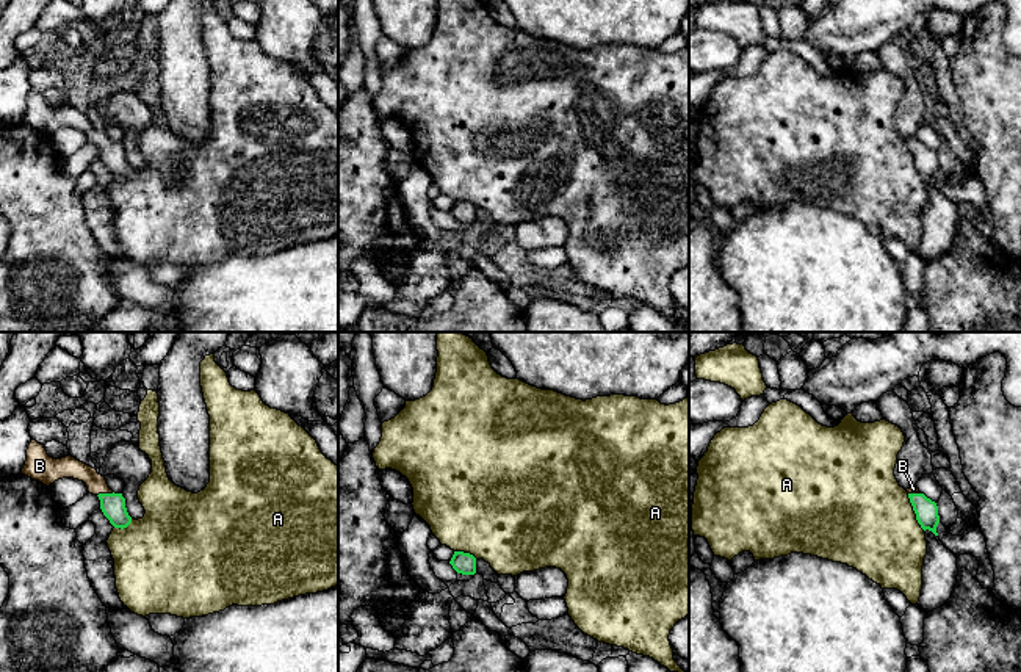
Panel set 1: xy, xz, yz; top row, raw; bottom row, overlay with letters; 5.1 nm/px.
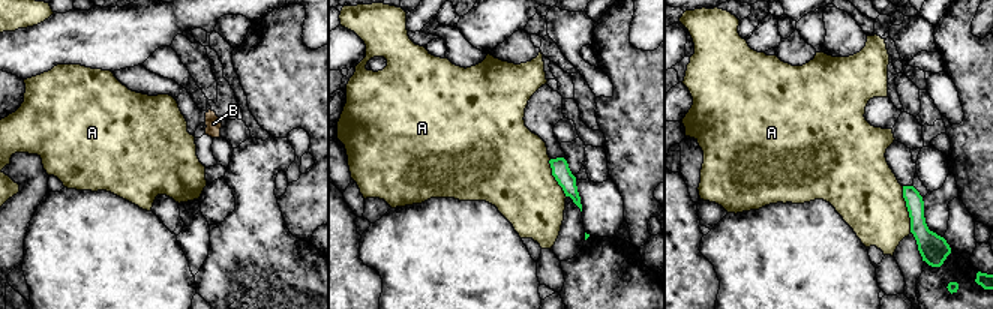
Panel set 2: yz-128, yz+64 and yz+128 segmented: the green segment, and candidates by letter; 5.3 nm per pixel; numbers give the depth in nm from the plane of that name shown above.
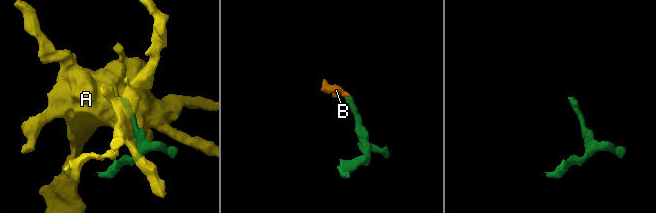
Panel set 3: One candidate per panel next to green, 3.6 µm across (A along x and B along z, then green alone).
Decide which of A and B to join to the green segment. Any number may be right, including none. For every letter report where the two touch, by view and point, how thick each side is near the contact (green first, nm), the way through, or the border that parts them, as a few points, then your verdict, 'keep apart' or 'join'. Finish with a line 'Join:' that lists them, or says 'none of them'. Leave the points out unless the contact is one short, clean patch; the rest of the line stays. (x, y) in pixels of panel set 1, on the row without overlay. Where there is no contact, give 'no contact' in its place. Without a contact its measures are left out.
A: meets green in yz at (915, 162); 120 nm thick on the green side, 480 nm on the other; keep apart
B: meets green in xy at (105, 143); 130 nm thick on the green side, 110 nm on the other; join
Join: B

